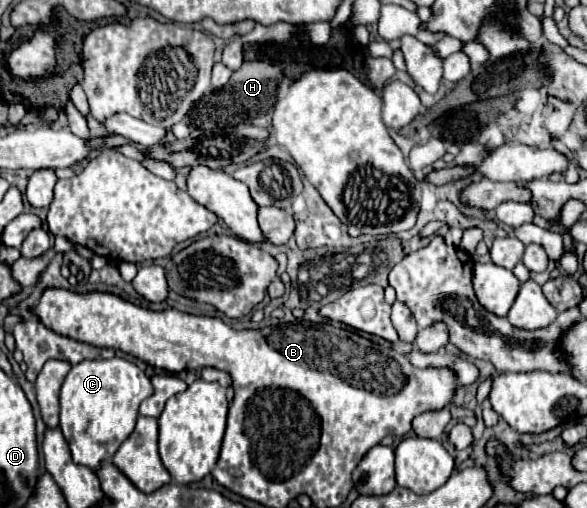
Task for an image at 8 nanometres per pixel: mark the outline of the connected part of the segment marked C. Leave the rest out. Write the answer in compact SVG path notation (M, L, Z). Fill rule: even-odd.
M125 358L85 360L75 364L59 392L61 430L69 442L73 462L91 470L103 460L111 460L117 448L127 440L139 416L139 404L153 392L151 380L133 362Z

